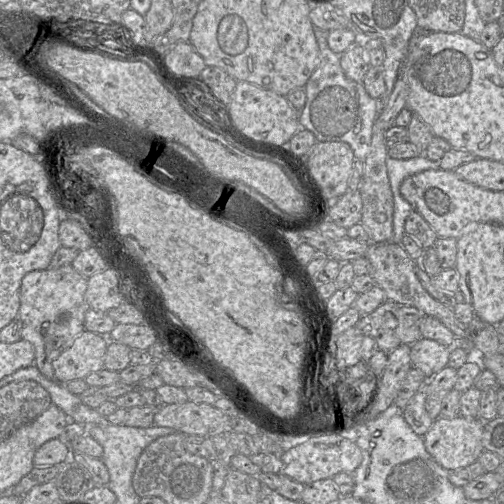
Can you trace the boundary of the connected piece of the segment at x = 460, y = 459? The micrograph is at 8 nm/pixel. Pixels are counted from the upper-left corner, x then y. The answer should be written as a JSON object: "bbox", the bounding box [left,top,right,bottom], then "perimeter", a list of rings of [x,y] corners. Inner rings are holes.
{"bbox":[423,415,484,471],"perimeter":[[[461,415],[452,419],[439,417],[423,436],[425,448],[448,471],[467,468],[484,451],[484,424],[479,418]]]}

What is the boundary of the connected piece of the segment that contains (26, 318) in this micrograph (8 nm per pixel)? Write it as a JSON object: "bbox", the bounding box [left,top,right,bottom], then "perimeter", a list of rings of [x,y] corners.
{"bbox":[18,264,90,380],"perimeter":[[[71,264],[63,265],[57,269],[31,271],[22,279],[18,311],[18,318],[22,322],[21,336],[22,339],[29,341],[34,346],[34,364],[50,380],[55,380],[53,361],[85,330],[85,314],[90,309],[86,301],[87,286],[88,278],[80,275]]]}

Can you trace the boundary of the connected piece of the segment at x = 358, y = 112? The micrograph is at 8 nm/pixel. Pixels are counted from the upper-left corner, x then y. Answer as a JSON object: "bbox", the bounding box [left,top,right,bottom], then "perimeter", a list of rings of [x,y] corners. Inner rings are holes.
{"bbox":[299,26,378,161],"perimeter":[[[314,26],[319,46],[319,65],[305,85],[306,104],[299,114],[299,126],[311,131],[318,142],[347,143],[354,157],[364,161],[370,152],[378,101],[368,95],[362,83],[346,77],[340,64],[340,55],[334,53],[328,45],[327,33]]]}

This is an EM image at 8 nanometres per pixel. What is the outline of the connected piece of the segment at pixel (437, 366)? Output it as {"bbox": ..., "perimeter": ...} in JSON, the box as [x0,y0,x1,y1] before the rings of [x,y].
{"bbox":[410,338,450,378],"perimeter":[[[421,338],[410,347],[412,367],[421,370],[427,378],[448,366],[450,348],[435,340]]]}

